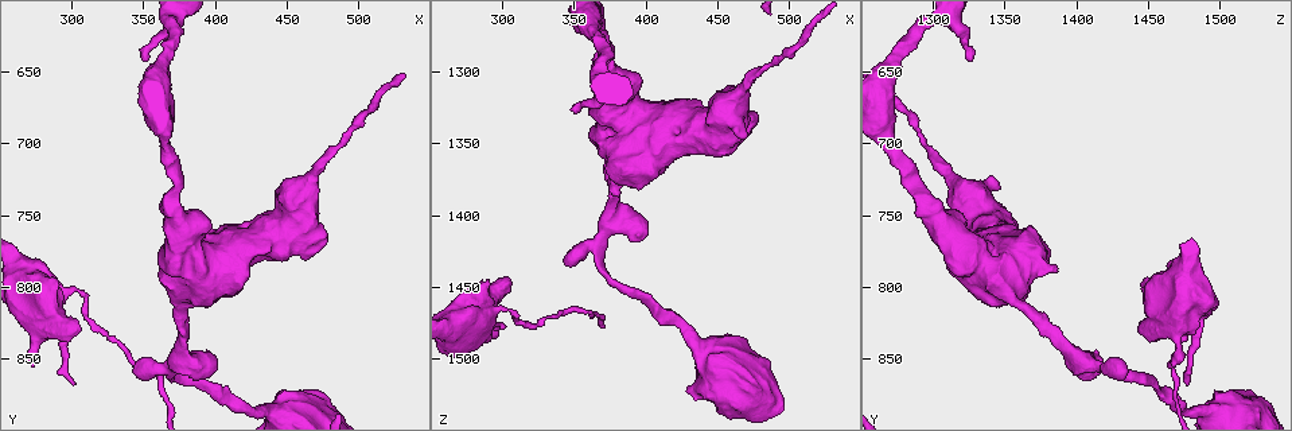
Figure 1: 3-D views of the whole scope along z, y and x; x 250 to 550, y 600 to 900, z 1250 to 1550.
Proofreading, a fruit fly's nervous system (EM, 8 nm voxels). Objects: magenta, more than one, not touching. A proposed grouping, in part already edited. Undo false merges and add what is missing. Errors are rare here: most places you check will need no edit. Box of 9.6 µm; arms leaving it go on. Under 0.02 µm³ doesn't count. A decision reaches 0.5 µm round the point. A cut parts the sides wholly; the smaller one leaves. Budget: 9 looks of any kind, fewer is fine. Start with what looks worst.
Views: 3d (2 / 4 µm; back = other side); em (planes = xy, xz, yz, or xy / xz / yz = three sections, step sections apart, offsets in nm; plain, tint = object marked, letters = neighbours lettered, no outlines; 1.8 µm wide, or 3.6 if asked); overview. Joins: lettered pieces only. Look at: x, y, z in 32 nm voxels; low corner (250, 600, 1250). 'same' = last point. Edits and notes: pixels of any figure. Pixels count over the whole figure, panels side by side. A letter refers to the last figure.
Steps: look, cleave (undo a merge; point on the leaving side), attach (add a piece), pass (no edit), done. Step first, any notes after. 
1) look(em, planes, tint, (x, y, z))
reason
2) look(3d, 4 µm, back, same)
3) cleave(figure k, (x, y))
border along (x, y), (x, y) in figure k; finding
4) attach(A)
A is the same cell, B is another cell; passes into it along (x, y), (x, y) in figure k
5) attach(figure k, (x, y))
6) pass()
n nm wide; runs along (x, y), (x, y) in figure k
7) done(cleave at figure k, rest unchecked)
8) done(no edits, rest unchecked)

look(em, 3.6 µm, xz, step 4, tint, (422, 772, 1330))
calibre changes

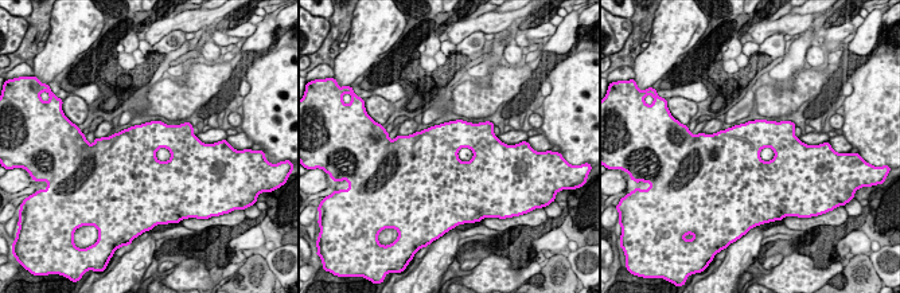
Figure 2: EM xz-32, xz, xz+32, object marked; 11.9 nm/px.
look(em, 3.6 µm, planes, tint, same)

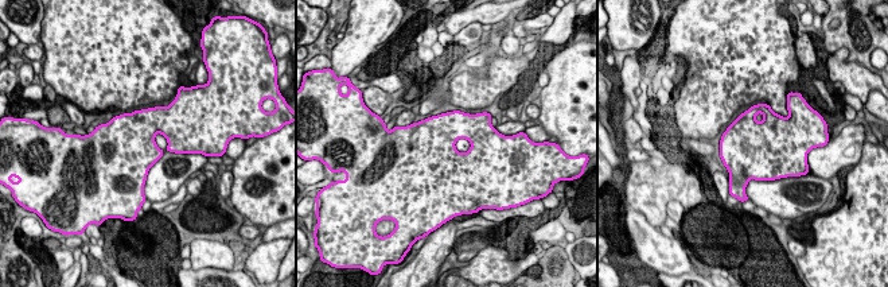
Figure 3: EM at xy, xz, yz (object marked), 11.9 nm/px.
look(em, 3.6 µm, planes, letters, same)

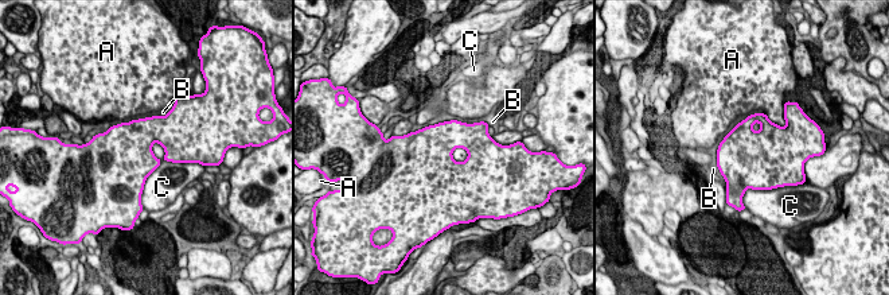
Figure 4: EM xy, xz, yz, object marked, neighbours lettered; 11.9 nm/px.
pass()
A, B and C are other cells; border along (187, 162), (163, 160), (140, 195) in figure 4; one neuron here

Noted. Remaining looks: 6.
look(3d, 4 µm, (358, 856, 1424))
sharp bend

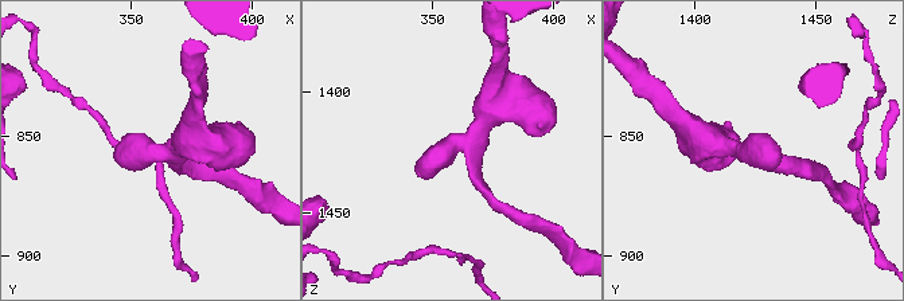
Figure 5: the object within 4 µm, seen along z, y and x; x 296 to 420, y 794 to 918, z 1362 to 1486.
look(em, 3.6 µm, planes, letters, (356, 856, 1423))
now the EM

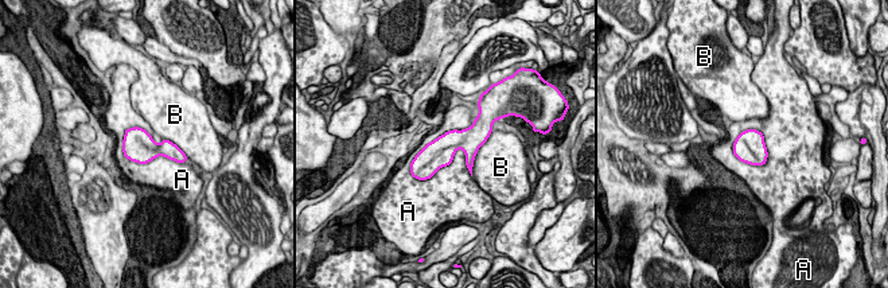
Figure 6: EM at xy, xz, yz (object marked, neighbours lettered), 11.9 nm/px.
pass()
A touches over 1050 nm; A and B are other cells; runs along (482, 135), (452, 140), (413, 167) in figure 6; all the same neuron

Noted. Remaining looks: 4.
look(em, 3.6 µm, planes, letters, (280, 824, 1470))

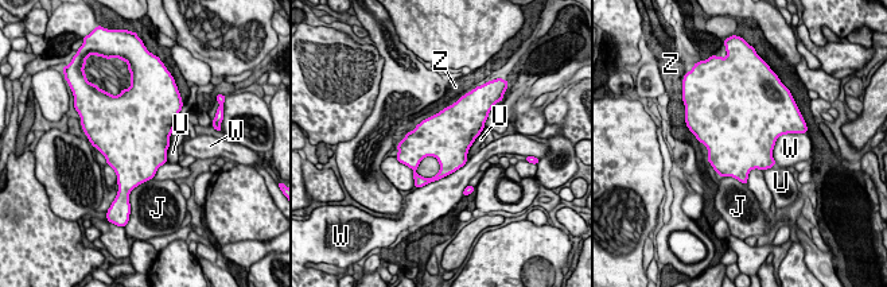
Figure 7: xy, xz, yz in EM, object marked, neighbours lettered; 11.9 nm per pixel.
pass()
W touches over 700 nm; J, U, W and Z are other cells; continuous, no second neuron

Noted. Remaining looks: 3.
look(3d, 2 µm, (354, 644, 1326))
free end

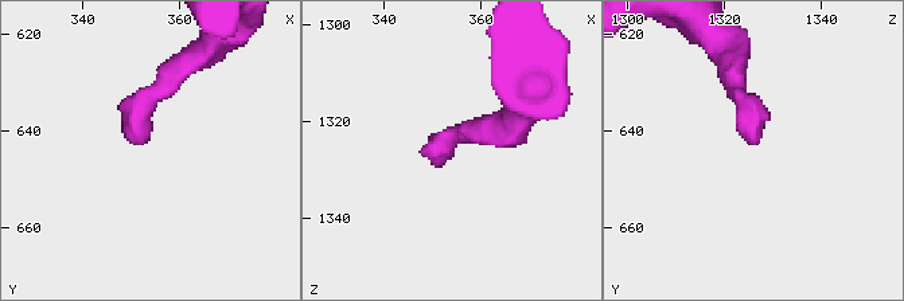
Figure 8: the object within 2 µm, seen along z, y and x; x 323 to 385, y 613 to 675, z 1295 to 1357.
look(em, planes, tint, (353, 643, 1325))
need the tissue

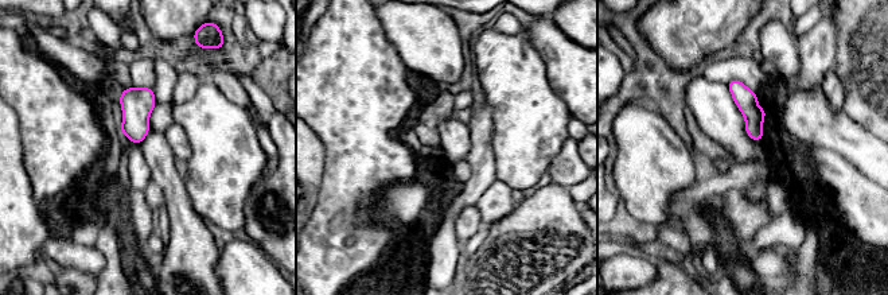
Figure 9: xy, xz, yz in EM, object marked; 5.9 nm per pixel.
look(em, planes, letters, same)
see the neighbours

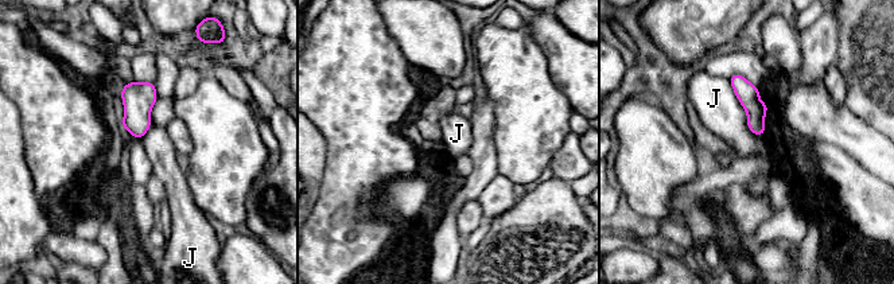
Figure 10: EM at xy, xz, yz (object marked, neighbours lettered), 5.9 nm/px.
pass()
J is another cell; border along (729, 80), (746, 125), (762, 136) in figure 10; none of them fits

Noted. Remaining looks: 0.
done(no edits, rest unchecked)

